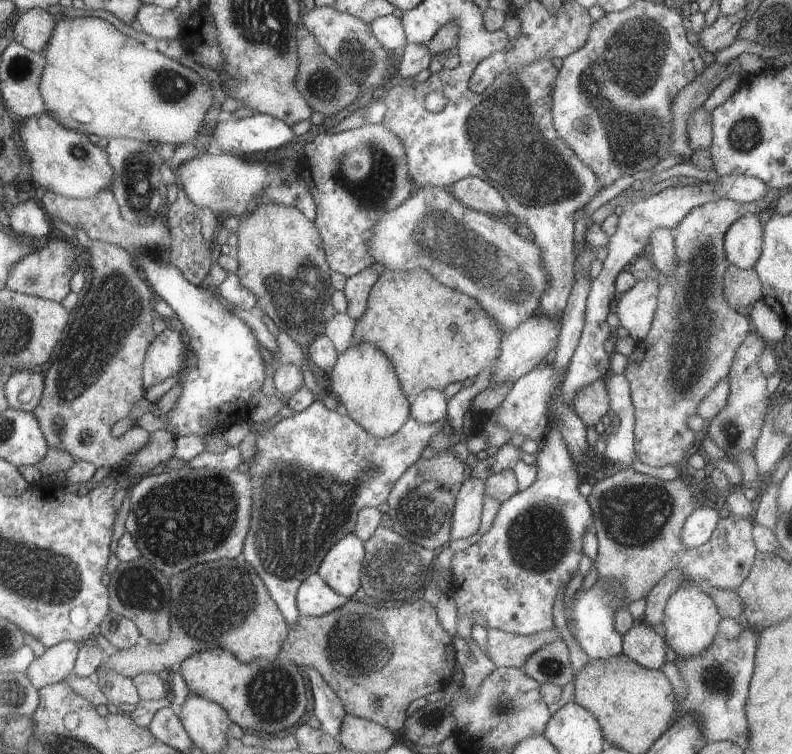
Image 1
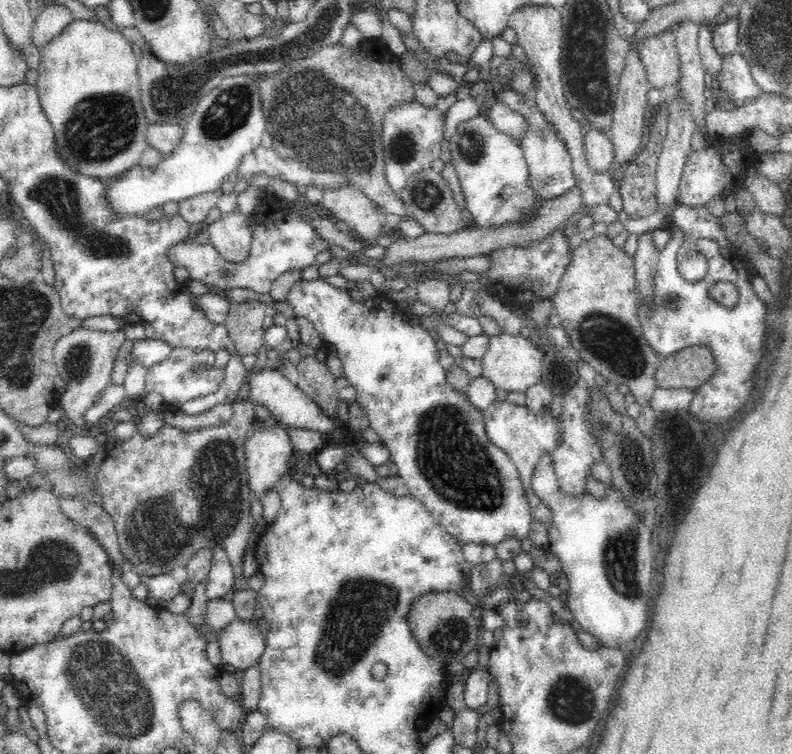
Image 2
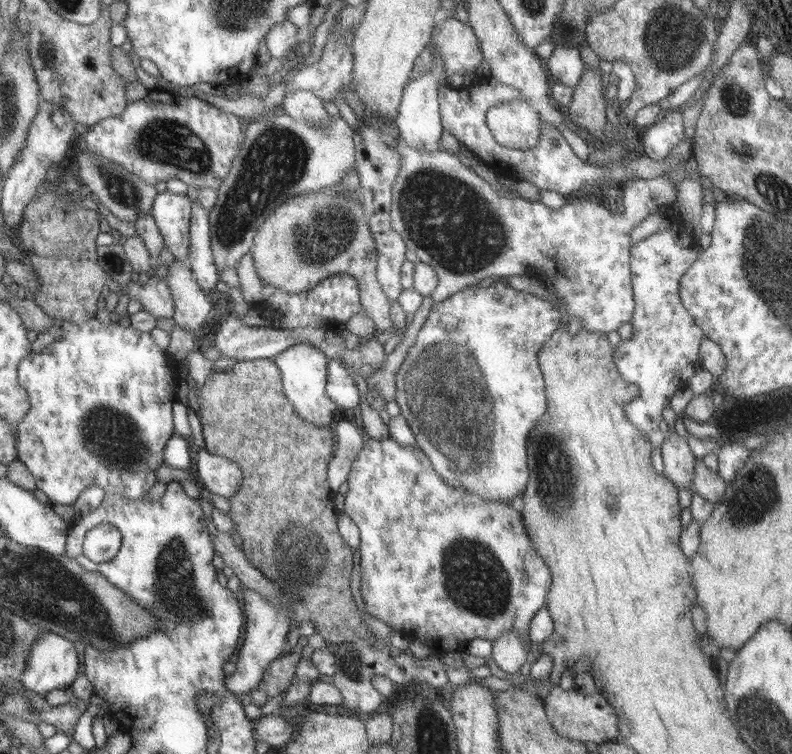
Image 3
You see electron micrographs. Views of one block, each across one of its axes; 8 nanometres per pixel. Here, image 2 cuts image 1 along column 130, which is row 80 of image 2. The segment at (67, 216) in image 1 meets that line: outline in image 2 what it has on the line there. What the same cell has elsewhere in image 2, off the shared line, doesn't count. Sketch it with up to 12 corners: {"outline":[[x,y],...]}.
{"outline":[[254,76],[200,97],[156,167],[104,181],[144,213],[220,191],[267,132]]}

